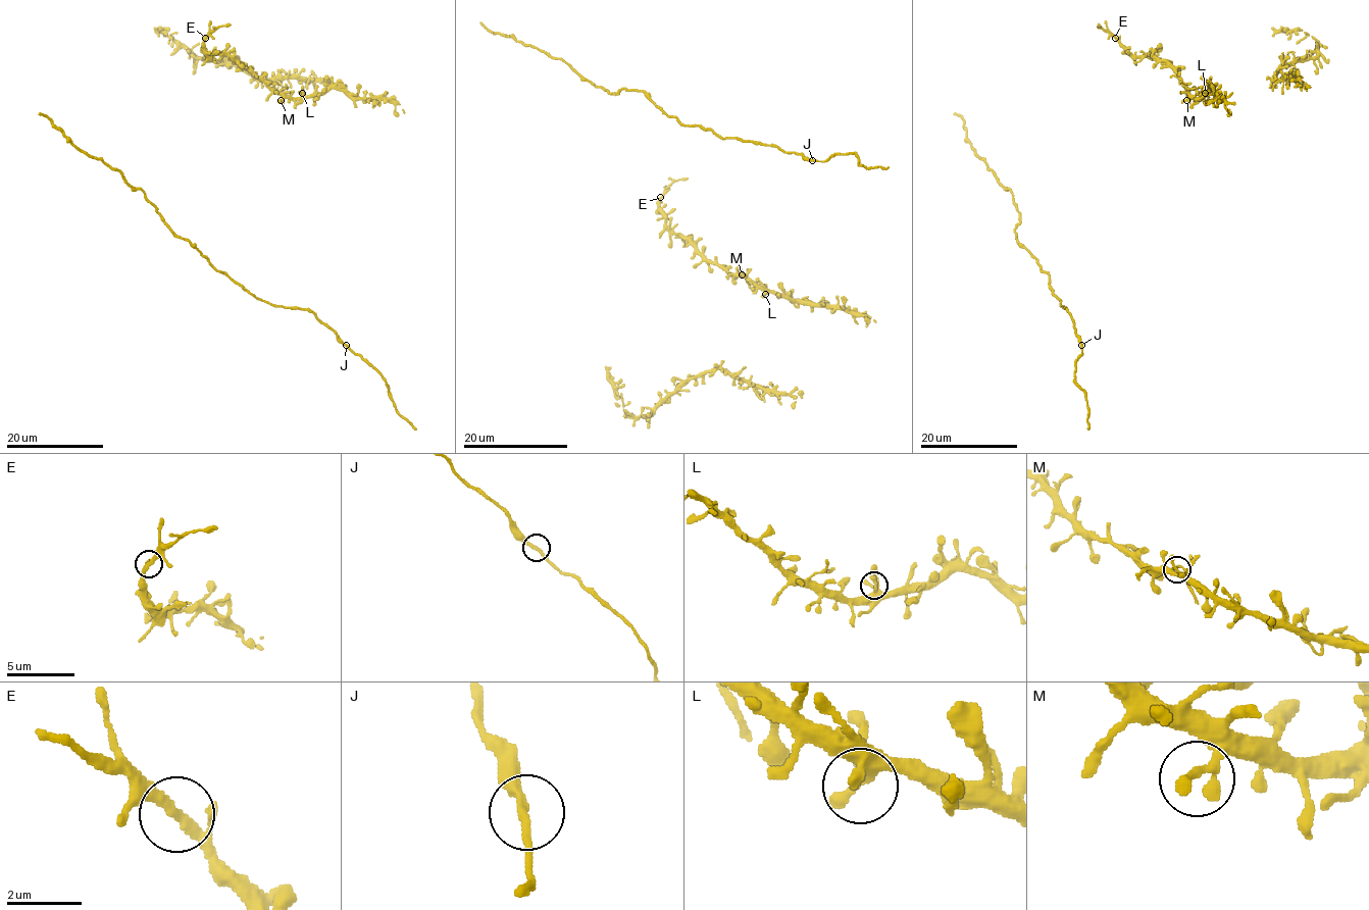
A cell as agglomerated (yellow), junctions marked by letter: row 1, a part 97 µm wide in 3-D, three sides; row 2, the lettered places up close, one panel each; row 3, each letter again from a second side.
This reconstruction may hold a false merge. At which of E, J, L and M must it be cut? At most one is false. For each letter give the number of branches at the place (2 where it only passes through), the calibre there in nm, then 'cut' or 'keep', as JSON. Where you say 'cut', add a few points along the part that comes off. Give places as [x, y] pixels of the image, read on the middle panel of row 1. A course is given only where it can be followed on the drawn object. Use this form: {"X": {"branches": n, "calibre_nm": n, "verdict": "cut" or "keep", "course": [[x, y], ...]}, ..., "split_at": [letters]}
{"E": {"branches": 3, "calibre_nm": 200, "verdict": "keep"}, "J": {"branches": 2, "calibre_nm": 220, "verdict": "keep"}, "L": {"branches": 3, "calibre_nm": 280, "verdict": "keep"}, "M": {"branches": 2, "calibre_nm": 220, "verdict": "keep"}, "split_at": []}

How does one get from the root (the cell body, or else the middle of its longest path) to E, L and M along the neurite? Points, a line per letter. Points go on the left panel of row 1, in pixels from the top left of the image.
E: (202, 65), (207, 58), (205, 38)
L: (202, 65), (215, 54), (229, 54), (275, 91), (294, 98), (302, 93)
M: (202, 65), (215, 54), (229, 54), (275, 91), (282, 97), (281, 100)

